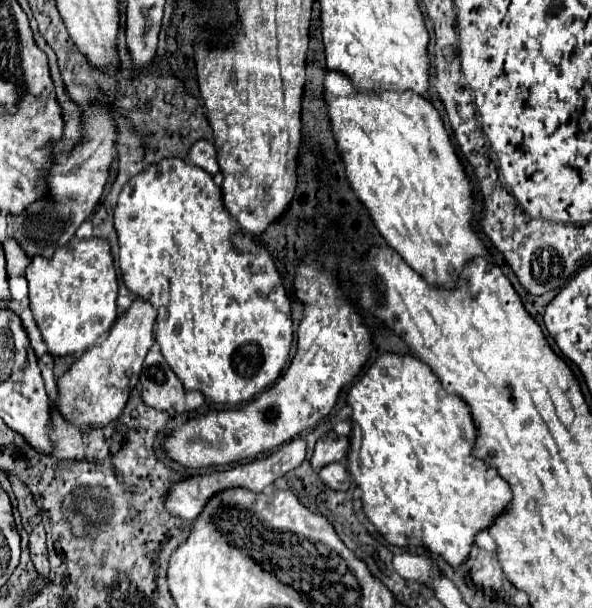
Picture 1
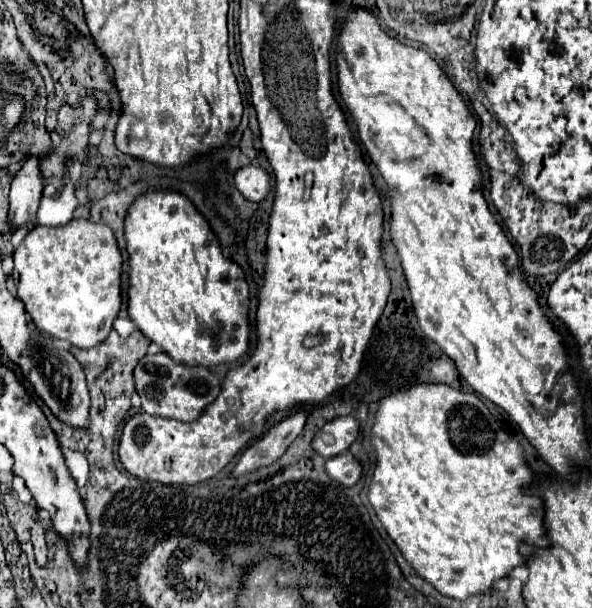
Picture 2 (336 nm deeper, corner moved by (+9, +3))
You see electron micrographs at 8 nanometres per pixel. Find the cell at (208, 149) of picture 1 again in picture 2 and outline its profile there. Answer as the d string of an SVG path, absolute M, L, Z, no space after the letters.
M250 164L234 174L234 184L246 200L260 204L270 192L270 174L264 168Z

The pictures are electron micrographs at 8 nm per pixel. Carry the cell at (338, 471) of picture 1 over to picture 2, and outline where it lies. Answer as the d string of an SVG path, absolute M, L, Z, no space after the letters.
M344 452L326 460L326 472L342 486L354 486L362 476L362 464L350 452Z

